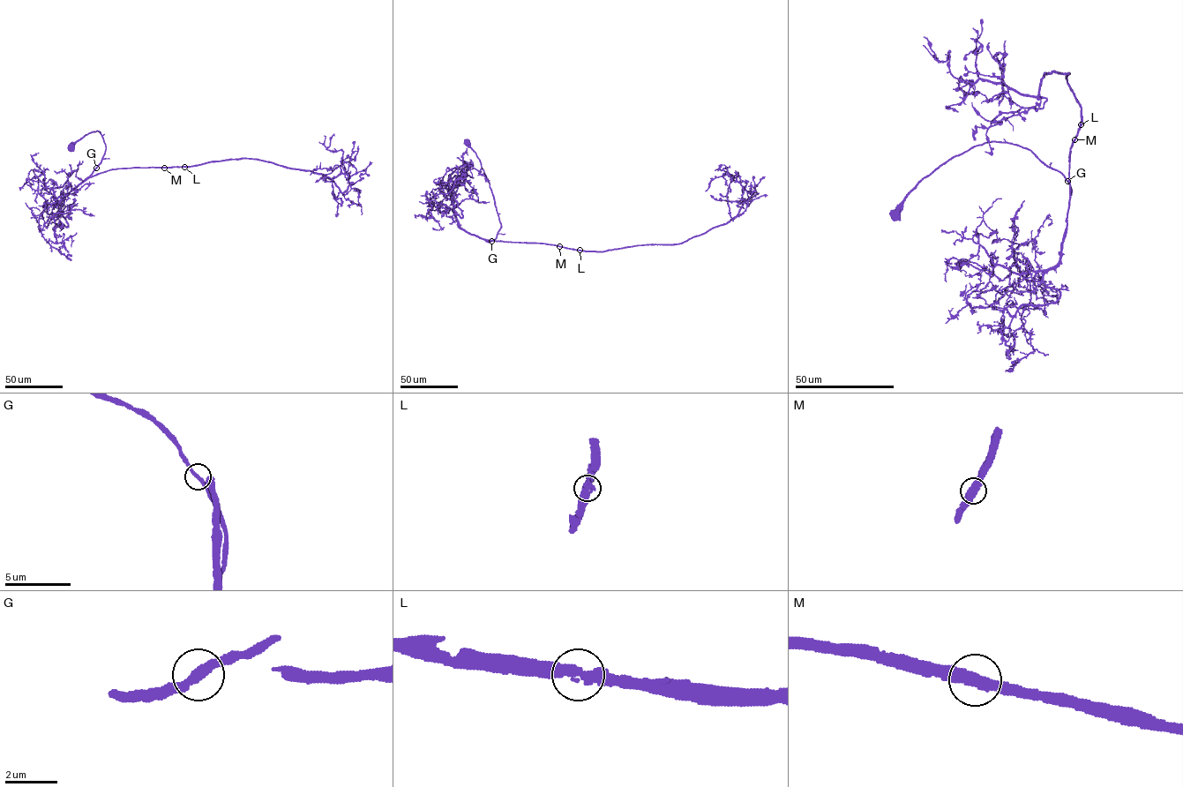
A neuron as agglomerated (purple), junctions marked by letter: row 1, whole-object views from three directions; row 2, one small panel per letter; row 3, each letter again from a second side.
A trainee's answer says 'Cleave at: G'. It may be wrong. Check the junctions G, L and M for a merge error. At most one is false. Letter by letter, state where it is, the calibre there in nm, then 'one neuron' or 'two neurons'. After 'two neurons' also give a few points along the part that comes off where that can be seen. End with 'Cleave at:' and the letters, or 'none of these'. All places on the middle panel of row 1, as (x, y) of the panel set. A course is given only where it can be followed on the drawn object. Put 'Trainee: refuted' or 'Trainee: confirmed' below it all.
G: at (491, 241); 340 nm thick; one neuron
L: at (580, 250); 400 nm thick; one neuron
M: at (559, 246); 440 nm thick; one neuron
Cleave at: none of these
Trainee: refuted

